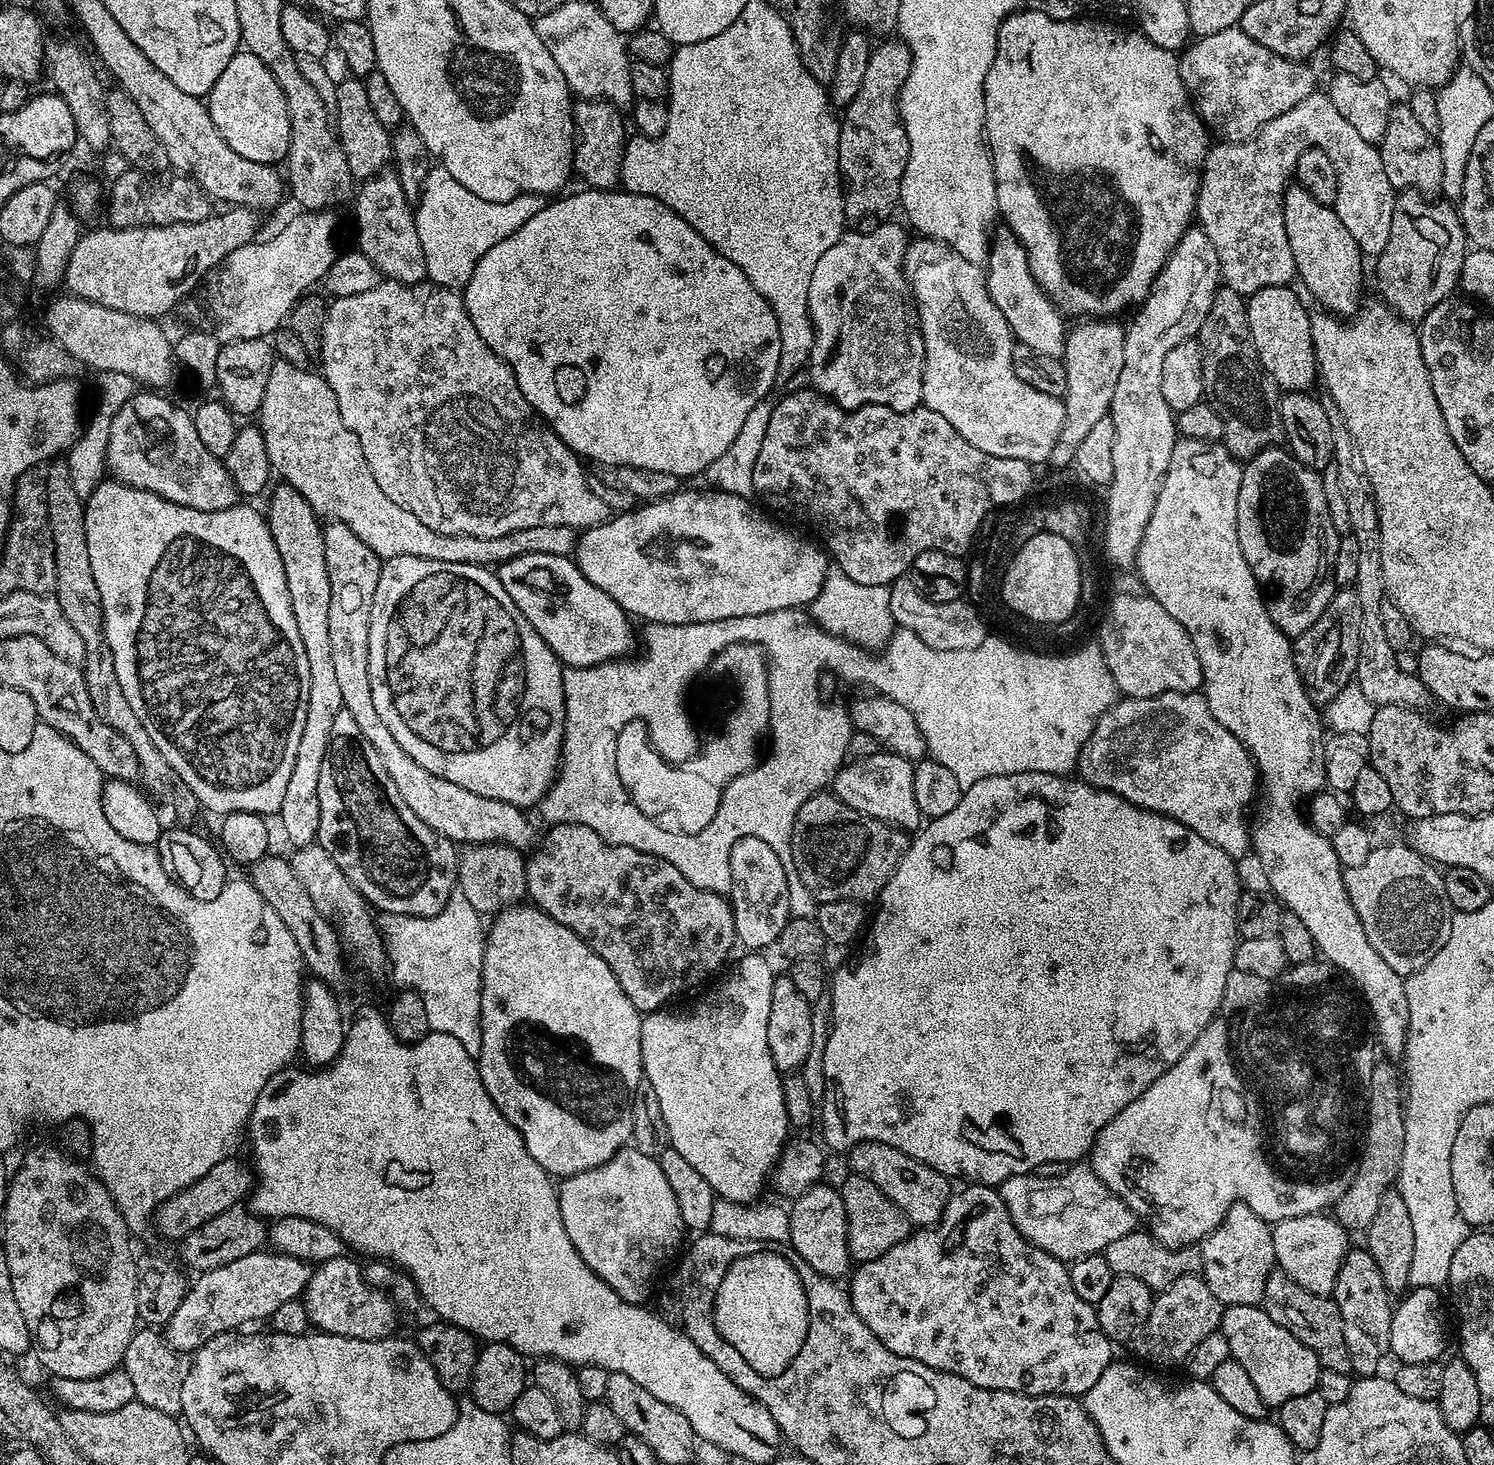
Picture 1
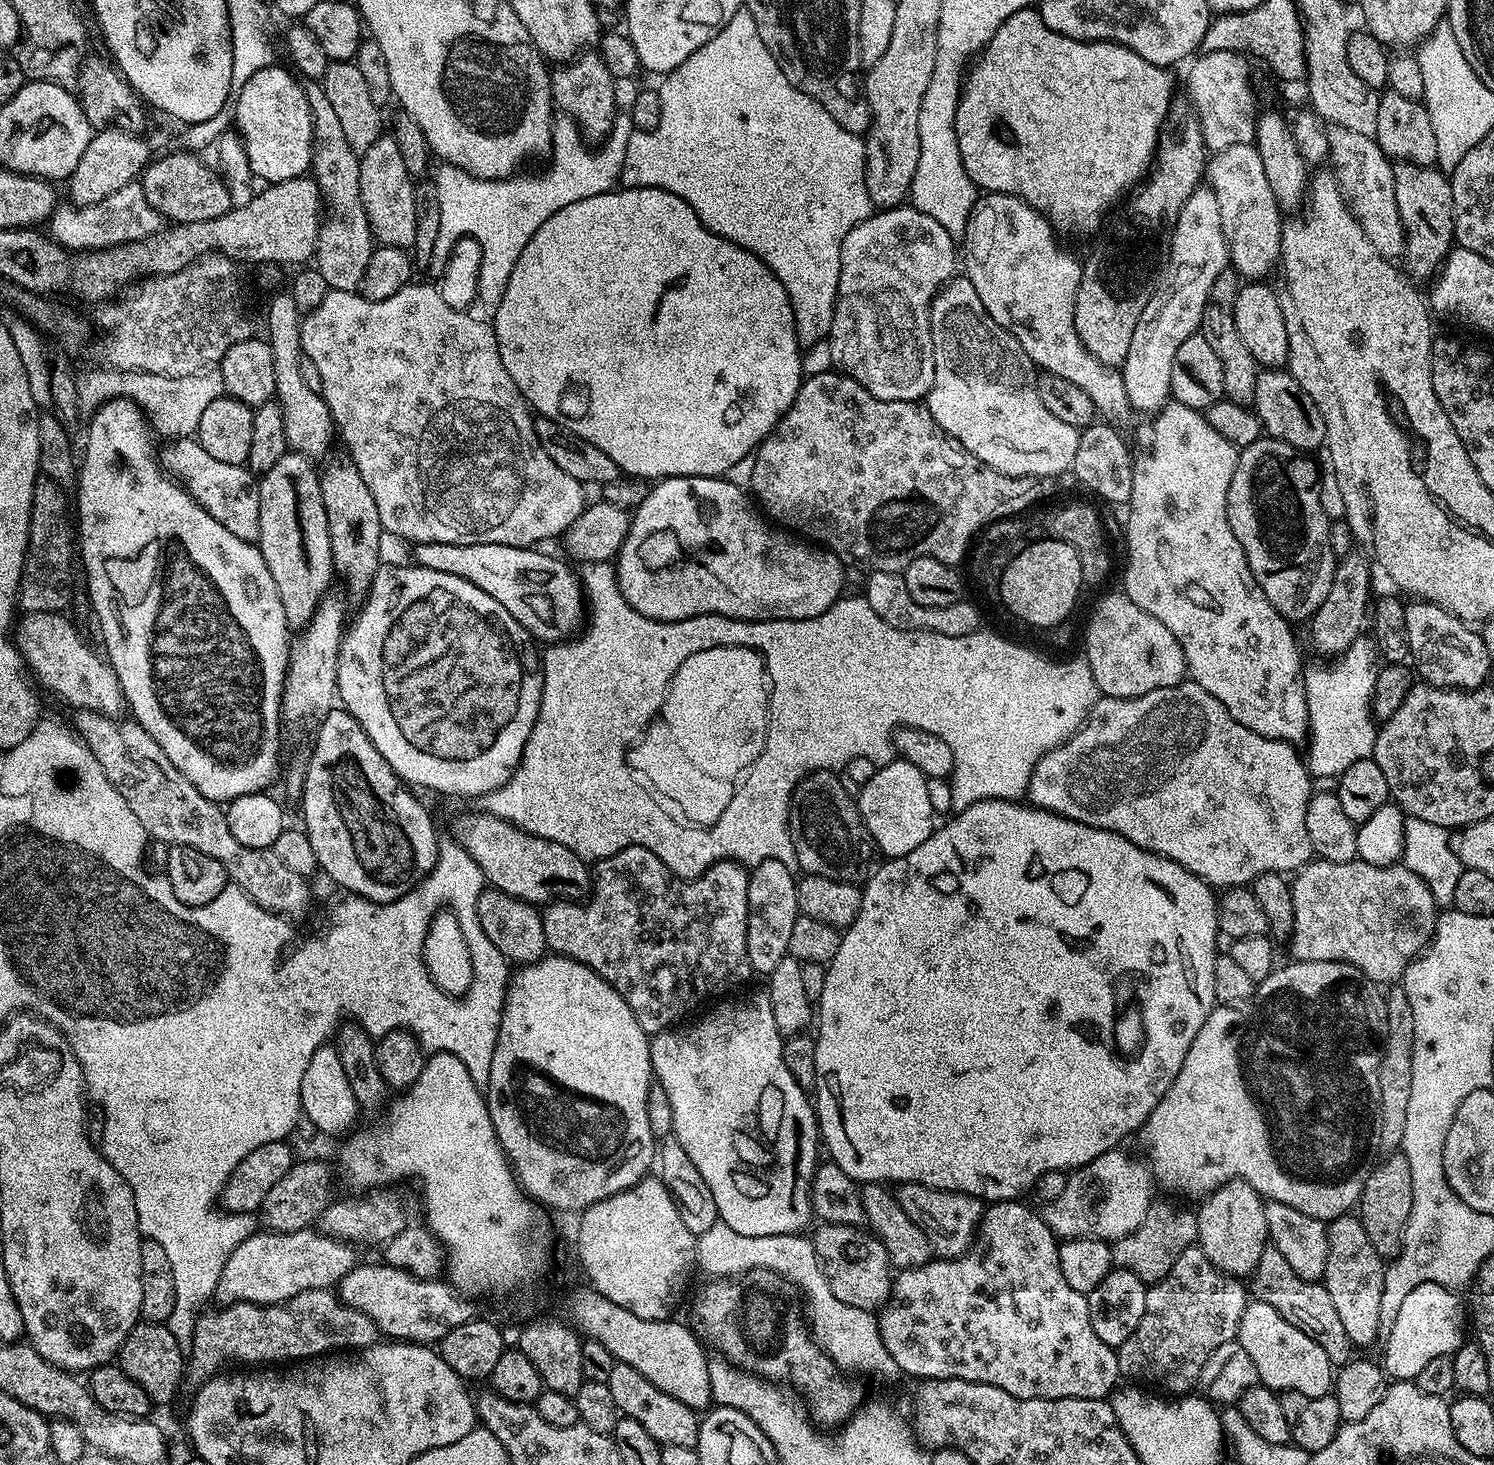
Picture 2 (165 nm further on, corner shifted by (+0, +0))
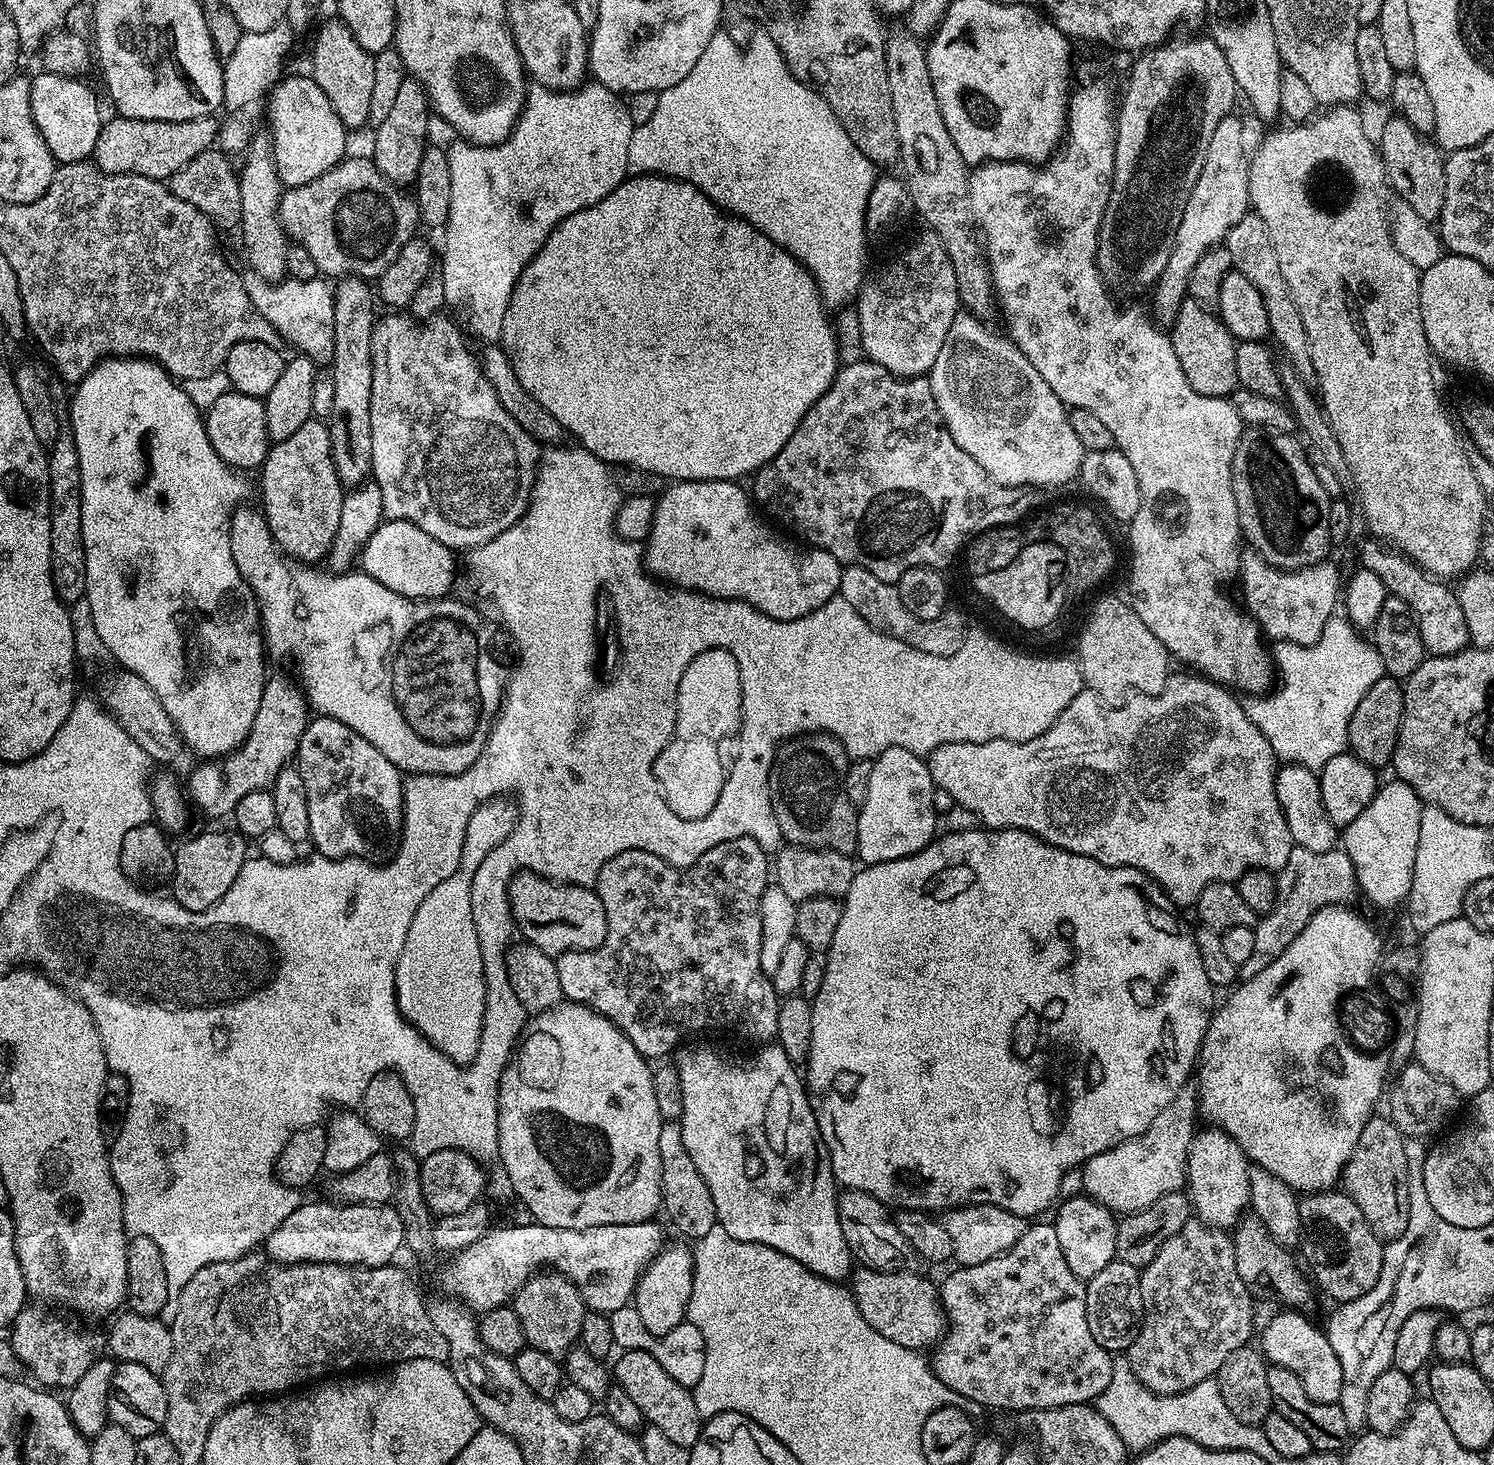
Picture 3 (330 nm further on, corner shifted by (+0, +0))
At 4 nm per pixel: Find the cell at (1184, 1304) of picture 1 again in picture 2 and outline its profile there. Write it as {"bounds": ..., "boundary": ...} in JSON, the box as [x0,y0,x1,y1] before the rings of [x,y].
{"bounds":[1116,1246,1246,1398],"boundary":[[[1199,1246],[1182,1250],[1170,1272],[1148,1288],[1142,1322],[1116,1353],[1121,1377],[1153,1389],[1165,1388],[1176,1398],[1191,1393],[1206,1358],[1222,1342],[1236,1339],[1246,1303],[1246,1288],[1240,1284],[1237,1277],[1218,1271]]]}

